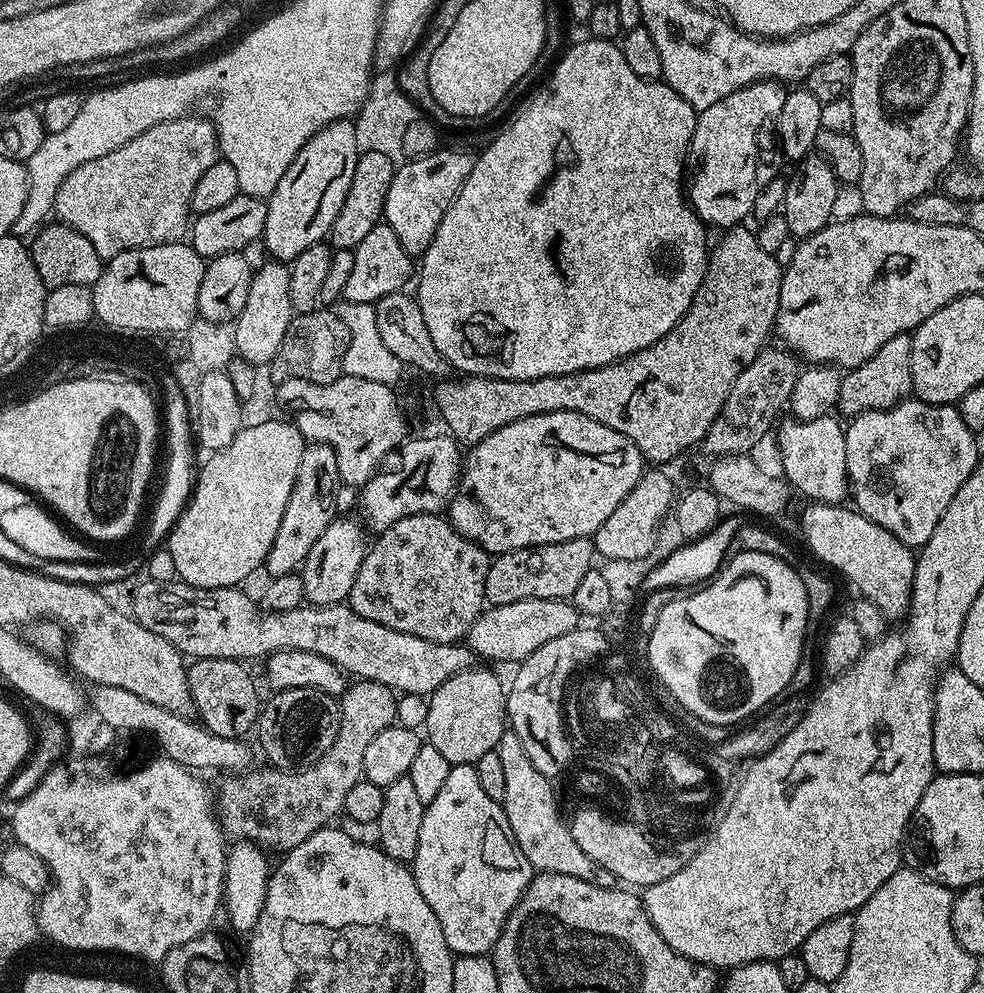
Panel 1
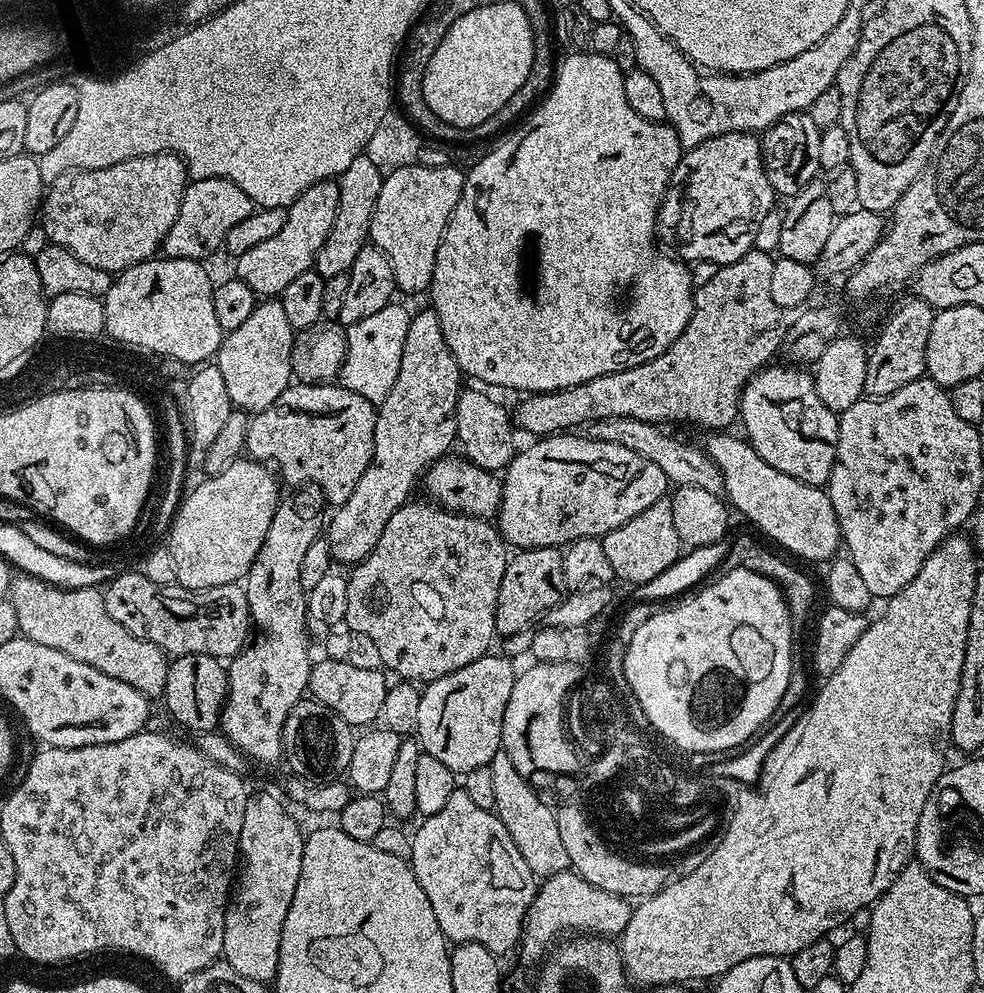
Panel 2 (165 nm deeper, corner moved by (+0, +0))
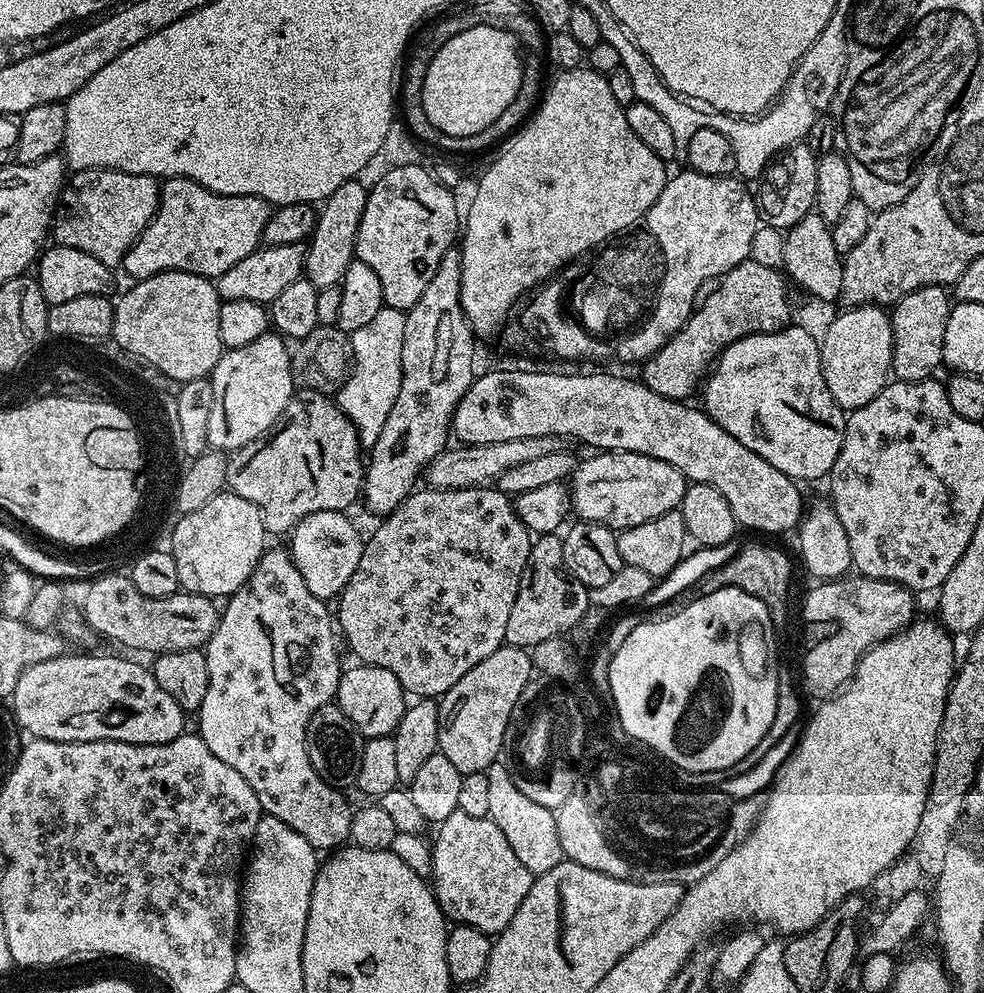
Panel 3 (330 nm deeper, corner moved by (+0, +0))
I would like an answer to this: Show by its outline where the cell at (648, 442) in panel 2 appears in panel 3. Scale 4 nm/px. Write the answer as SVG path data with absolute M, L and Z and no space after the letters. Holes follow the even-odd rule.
M562 436L542 438L514 438L510 442L490 442L457 447L457 452L445 450L436 456L426 469L427 483L433 488L479 488L491 485L506 470L520 466L522 462L534 462L534 458L546 458L546 454L565 451L566 440Z

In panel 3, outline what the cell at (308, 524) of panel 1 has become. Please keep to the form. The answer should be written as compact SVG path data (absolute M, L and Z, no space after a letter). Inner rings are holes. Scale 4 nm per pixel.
M269 547L260 557L258 566L254 566L247 584L242 585L233 596L227 597L225 604L228 605L223 605L220 621L214 634L202 649L206 658L206 670L210 670L210 682L206 686L206 698L202 698L202 706L198 713L198 719L200 719L198 735L206 742L206 746L210 746L210 754L214 754L214 758L222 758L222 762L226 762L226 766L238 770L238 774L242 774L242 778L246 778L246 782L250 782L250 790L254 790L254 794L258 794L261 813L278 818L278 822L286 822L286 826L290 826L290 830L298 830L298 834L302 834L302 838L306 838L306 842L310 842L310 846L314 849L339 849L350 837L353 805L348 805L348 800L344 797L347 795L341 789L331 788L325 780L318 778L314 766L310 766L310 754L306 754L306 726L310 722L314 710L335 701L342 671L340 656L336 653L338 636L334 631L333 613L332 616L328 613L329 605L325 601L310 594L310 586L306 586L306 582L302 582L302 574L298 574L298 566L294 566L292 553L287 547Z

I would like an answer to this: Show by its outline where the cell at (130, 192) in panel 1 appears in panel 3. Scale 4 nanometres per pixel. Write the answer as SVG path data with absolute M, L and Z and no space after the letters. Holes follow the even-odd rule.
M82 168L73 171L67 177L65 186L56 202L50 236L55 243L62 246L74 246L74 250L86 250L94 254L98 262L106 262L114 270L124 262L124 255L134 246L134 242L146 230L160 205L162 184L155 176L117 172L114 168Z

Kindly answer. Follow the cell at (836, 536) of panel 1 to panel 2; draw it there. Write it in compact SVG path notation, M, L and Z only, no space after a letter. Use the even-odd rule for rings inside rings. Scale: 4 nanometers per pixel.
M724 430L717 431L706 443L706 451L709 458L718 466L718 470L724 475L723 495L727 503L733 509L736 508L752 524L757 524L766 535L769 536L773 545L781 544L785 553L793 552L804 560L824 560L828 562L841 551L842 541L840 539L840 527L838 518L834 514L834 506L830 502L827 491L815 484L807 484L798 478L790 478L790 474L782 474L774 470L759 454L752 449L747 439L739 435L727 436L729 433Z

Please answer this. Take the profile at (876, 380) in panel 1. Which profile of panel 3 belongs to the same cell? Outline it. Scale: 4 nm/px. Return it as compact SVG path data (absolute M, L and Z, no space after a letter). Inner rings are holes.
M931 284L903 296L891 309L892 318L892 372L896 380L926 380L933 375L936 367L944 364L942 338L946 338L946 318L950 307L950 296L943 287Z

